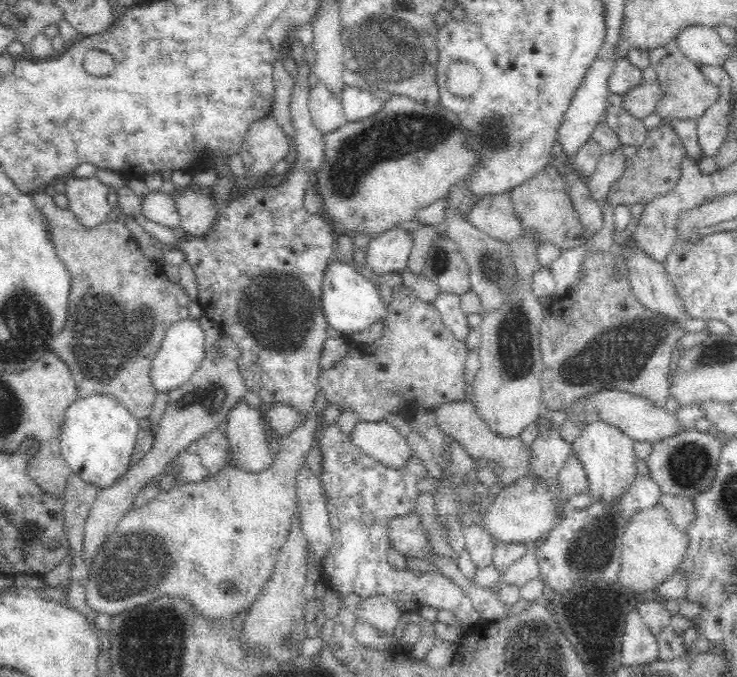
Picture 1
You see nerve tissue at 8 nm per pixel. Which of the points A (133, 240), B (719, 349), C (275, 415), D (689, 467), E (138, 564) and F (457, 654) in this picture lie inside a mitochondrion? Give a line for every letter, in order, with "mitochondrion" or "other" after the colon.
A: other
B: other
C: other
D: mitochondrion
E: mitochondrion
F: other

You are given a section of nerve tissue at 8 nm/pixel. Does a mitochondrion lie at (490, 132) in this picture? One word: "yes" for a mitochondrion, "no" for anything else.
yes

